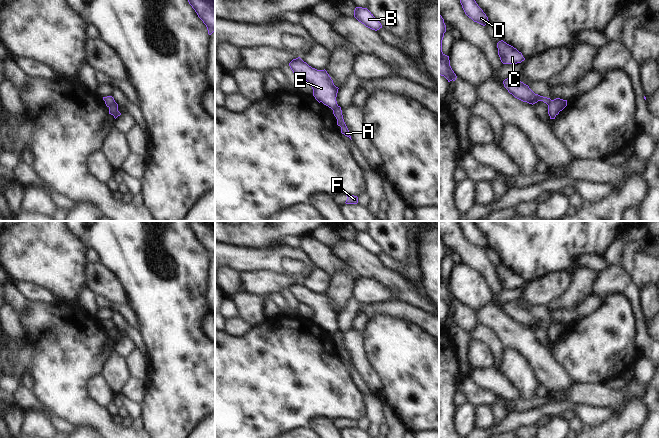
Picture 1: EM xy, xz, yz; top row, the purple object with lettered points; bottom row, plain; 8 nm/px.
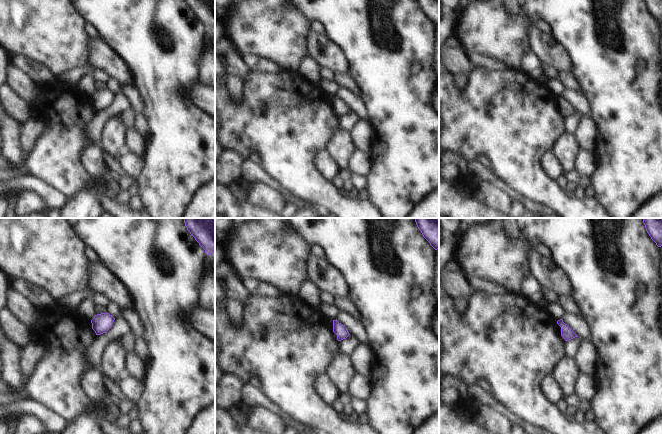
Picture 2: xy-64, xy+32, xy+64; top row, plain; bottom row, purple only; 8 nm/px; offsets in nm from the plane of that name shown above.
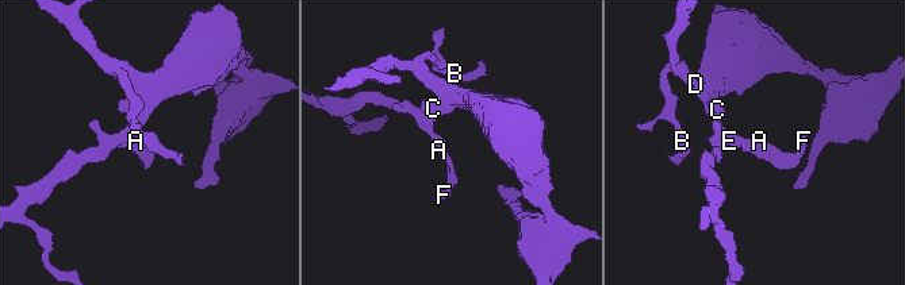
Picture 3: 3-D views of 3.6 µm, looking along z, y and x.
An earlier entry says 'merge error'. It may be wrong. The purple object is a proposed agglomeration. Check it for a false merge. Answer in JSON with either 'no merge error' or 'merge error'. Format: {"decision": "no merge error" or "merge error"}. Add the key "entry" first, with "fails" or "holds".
{"entry": "holds", "decision": "merge error"}

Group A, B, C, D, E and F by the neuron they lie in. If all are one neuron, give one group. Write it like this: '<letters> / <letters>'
A F / B C D E

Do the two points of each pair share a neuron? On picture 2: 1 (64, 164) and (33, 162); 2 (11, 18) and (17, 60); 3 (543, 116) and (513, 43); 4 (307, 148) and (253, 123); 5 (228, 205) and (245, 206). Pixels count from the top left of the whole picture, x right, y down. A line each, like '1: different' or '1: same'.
1: same
2: different
3: different
4: same
5: same

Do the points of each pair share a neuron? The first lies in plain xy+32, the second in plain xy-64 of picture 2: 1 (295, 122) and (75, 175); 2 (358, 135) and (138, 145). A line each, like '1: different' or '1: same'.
1: same
2: same

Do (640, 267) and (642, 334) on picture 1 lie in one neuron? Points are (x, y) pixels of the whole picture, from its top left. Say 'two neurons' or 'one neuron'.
two neurons

